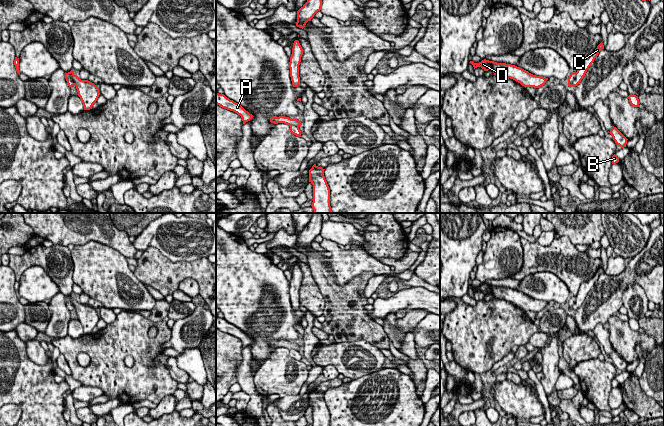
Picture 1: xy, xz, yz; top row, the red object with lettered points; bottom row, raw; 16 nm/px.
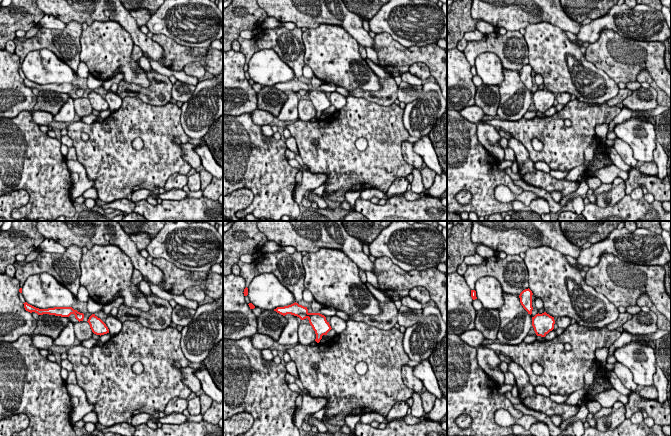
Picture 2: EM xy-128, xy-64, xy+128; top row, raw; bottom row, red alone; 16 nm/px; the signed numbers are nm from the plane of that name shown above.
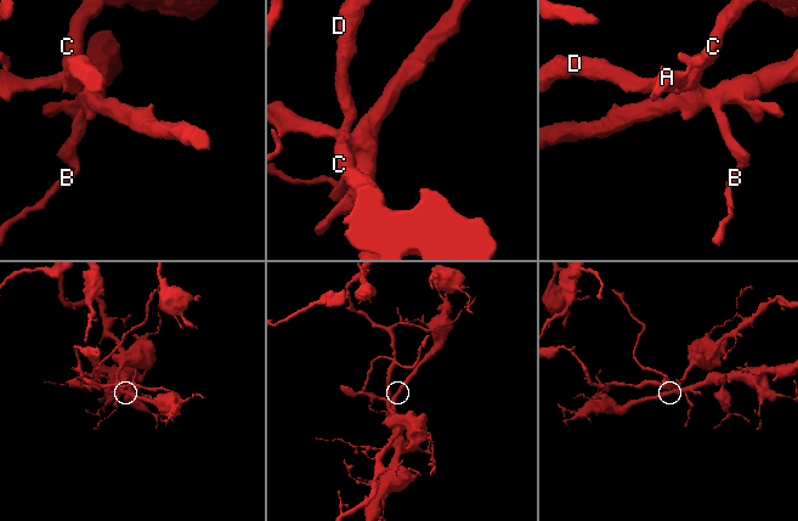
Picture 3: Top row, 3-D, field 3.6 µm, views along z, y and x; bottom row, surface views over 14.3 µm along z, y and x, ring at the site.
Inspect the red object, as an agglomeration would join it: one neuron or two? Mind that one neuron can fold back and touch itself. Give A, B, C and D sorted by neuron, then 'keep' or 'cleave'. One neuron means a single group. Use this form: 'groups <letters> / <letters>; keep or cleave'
groups A B / C D; cleave

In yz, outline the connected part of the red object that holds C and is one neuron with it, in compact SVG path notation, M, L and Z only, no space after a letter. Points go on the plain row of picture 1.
M601 266L597 272L595 273L594 277L592 279L590 279L589 281L587 282L583 282L581 285L580 285L580 288L579 288L579 292L576 296L576 303L572 306L572 307L569 307L568 306L568 310L577 310L581 304L583 303L583 301L585 300L587 294L589 293L589 291L591 290L591 288L594 286L595 282L598 280L599 276L604 273L604 269L603 267Z

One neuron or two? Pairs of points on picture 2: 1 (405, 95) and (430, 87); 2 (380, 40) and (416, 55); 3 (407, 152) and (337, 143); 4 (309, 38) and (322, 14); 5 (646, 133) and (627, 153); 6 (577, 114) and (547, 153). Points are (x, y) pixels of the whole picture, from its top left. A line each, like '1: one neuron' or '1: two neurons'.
1: two neurons
2: one neuron
3: two neurons
4: two neurons
5: two neurons
6: one neuron

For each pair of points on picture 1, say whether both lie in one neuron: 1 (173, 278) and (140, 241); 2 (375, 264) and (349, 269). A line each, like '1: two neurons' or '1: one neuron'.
1: two neurons
2: one neuron

